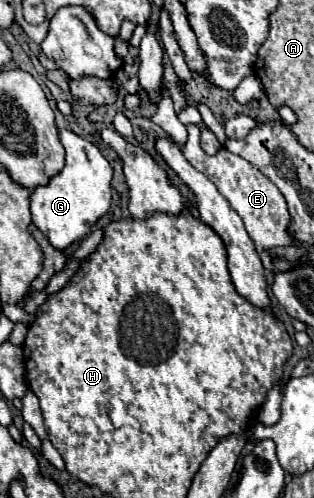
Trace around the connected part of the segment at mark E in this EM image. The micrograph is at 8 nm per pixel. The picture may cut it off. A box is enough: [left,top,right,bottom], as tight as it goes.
[182,124,292,252]

